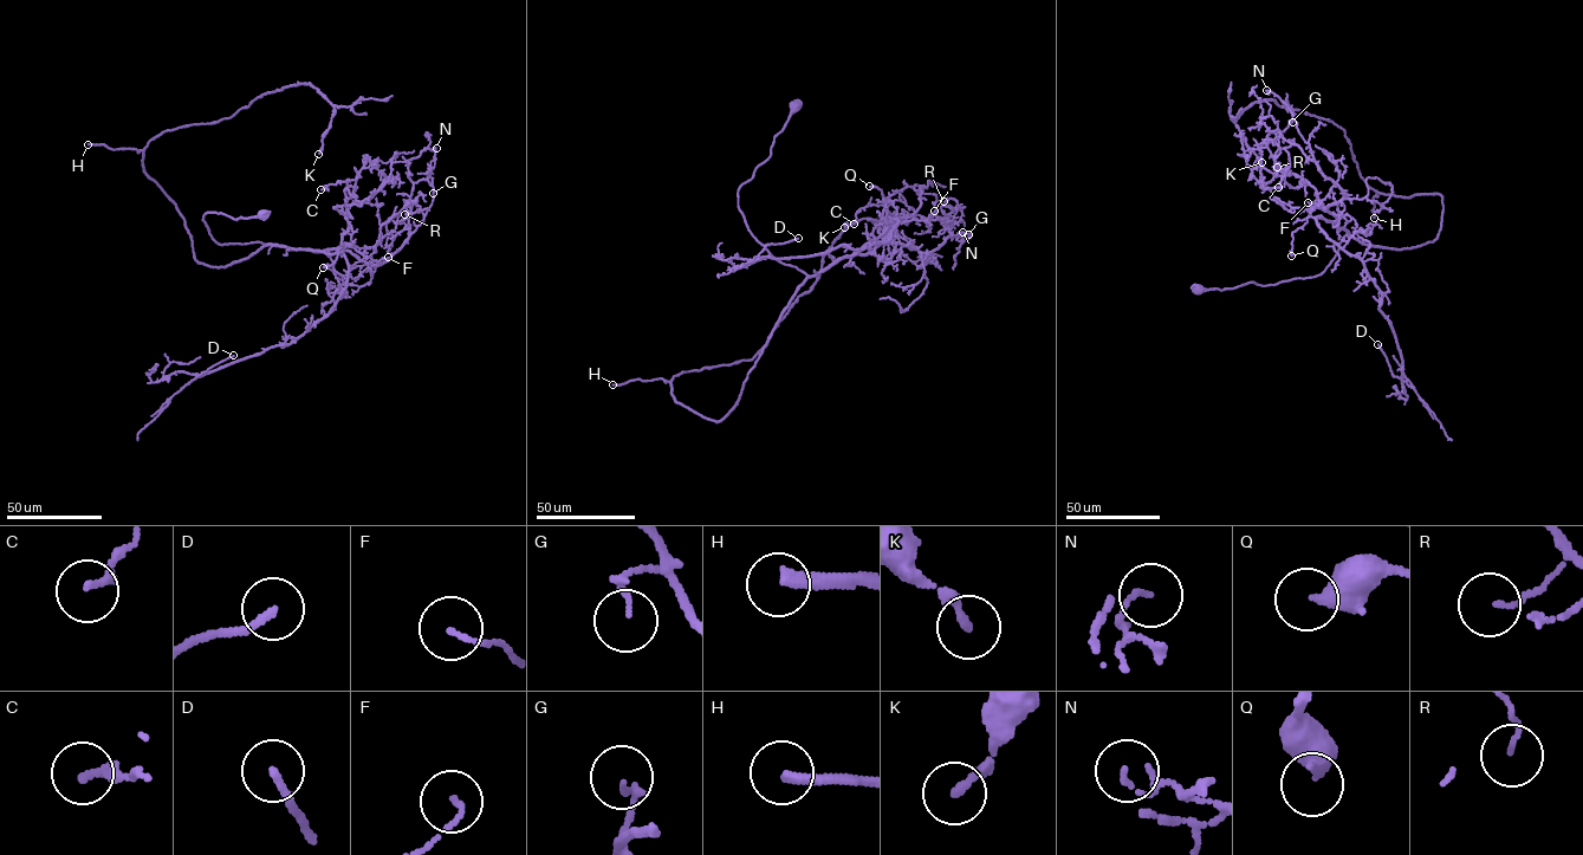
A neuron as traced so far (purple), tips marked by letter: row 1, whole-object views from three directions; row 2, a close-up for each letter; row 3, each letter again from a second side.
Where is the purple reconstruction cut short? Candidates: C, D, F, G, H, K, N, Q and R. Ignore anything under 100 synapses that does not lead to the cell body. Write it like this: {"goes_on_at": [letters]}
{"goes_on_at": ["H"]}

